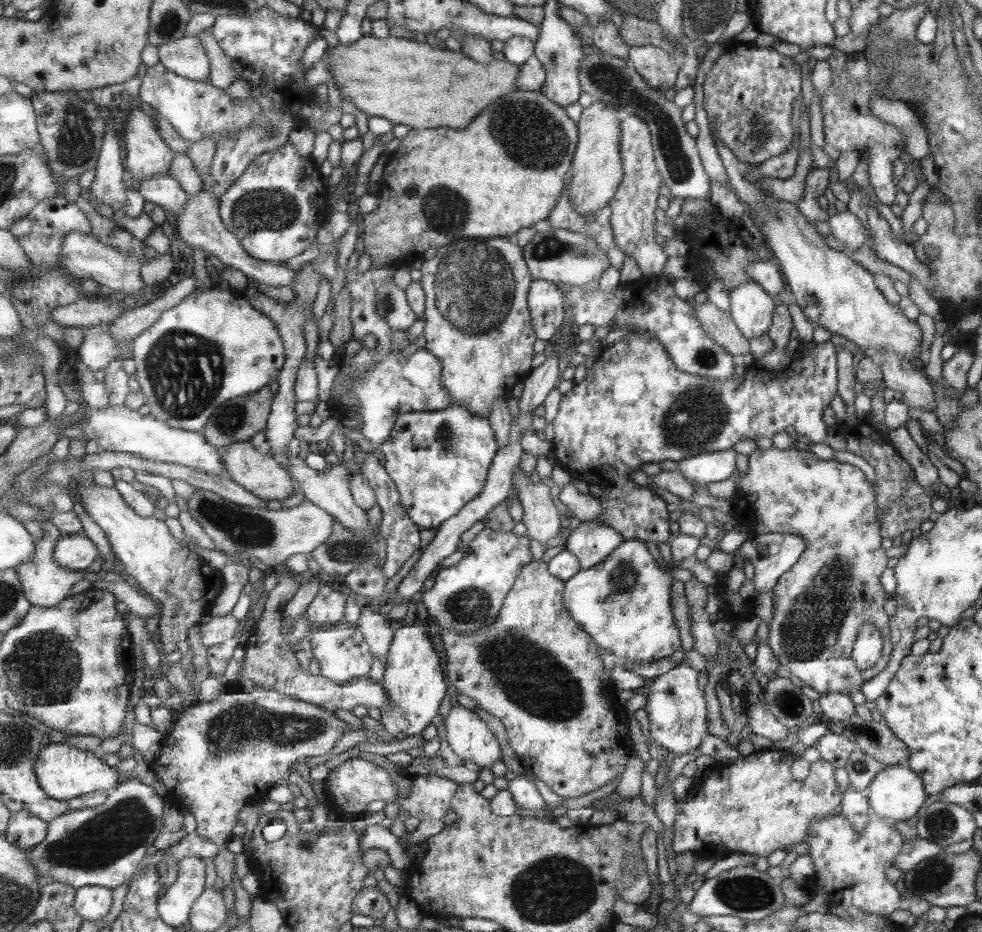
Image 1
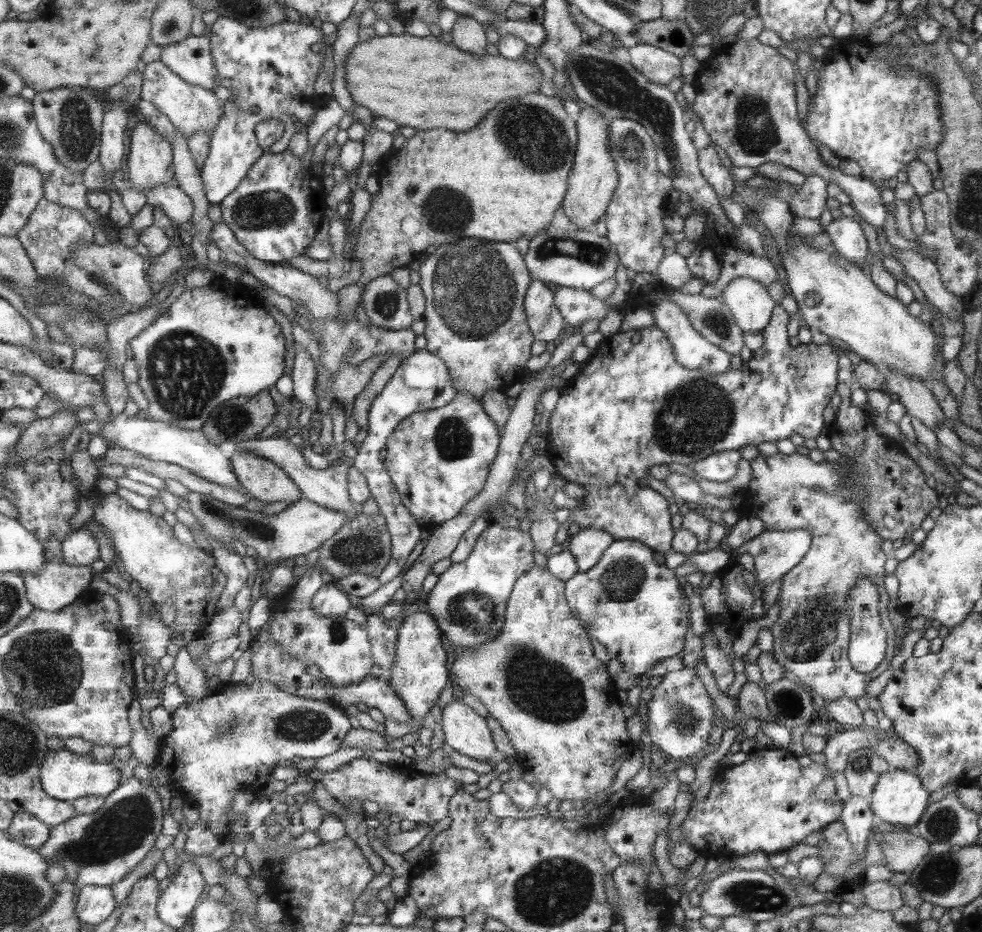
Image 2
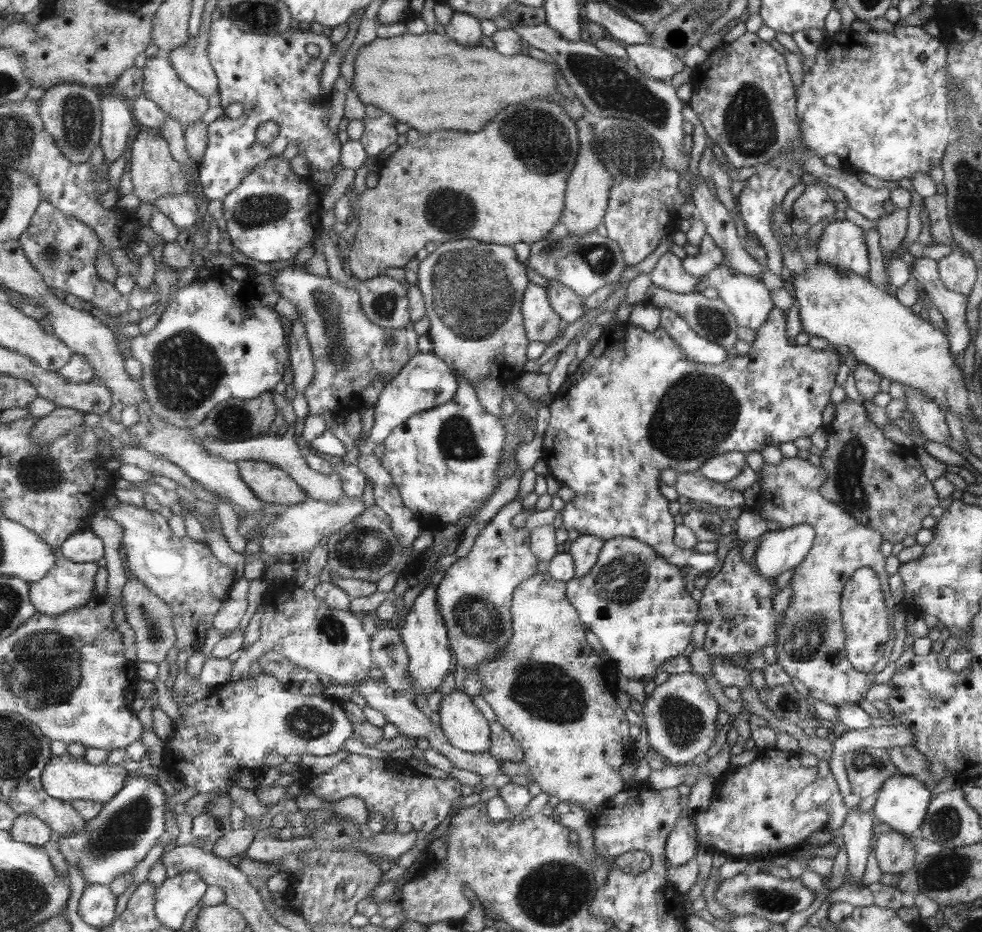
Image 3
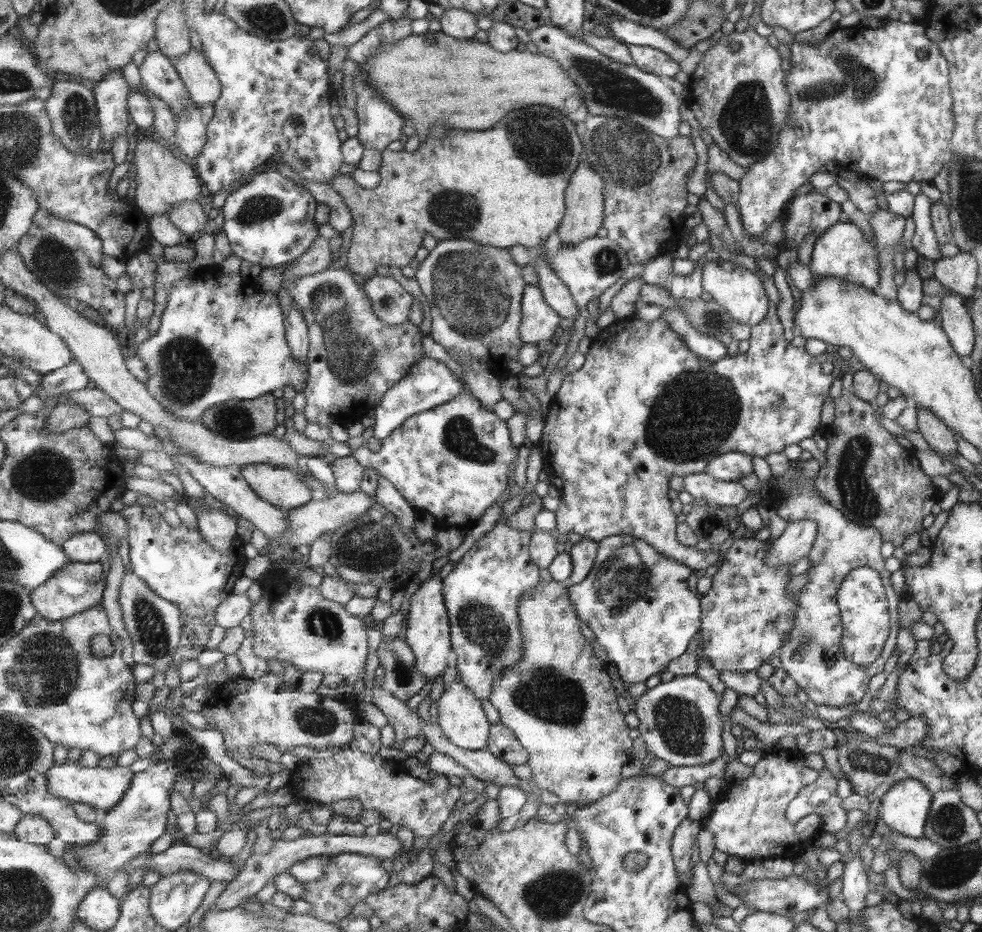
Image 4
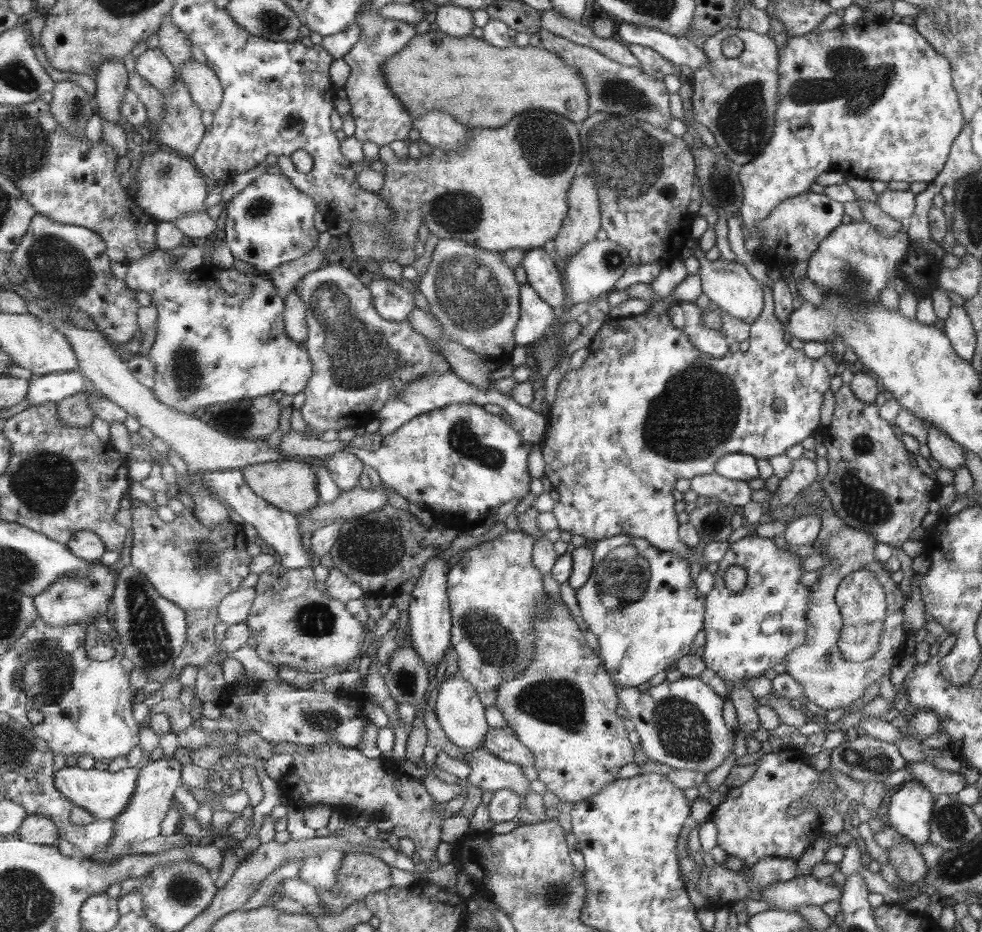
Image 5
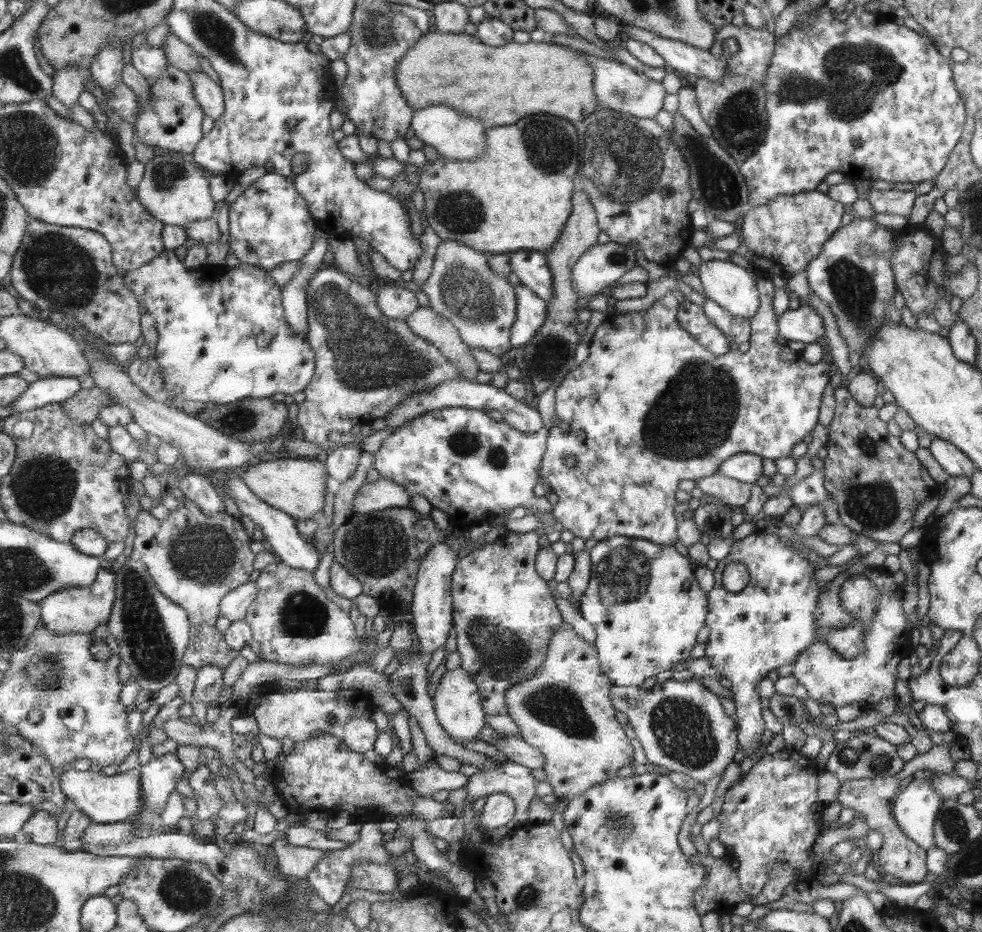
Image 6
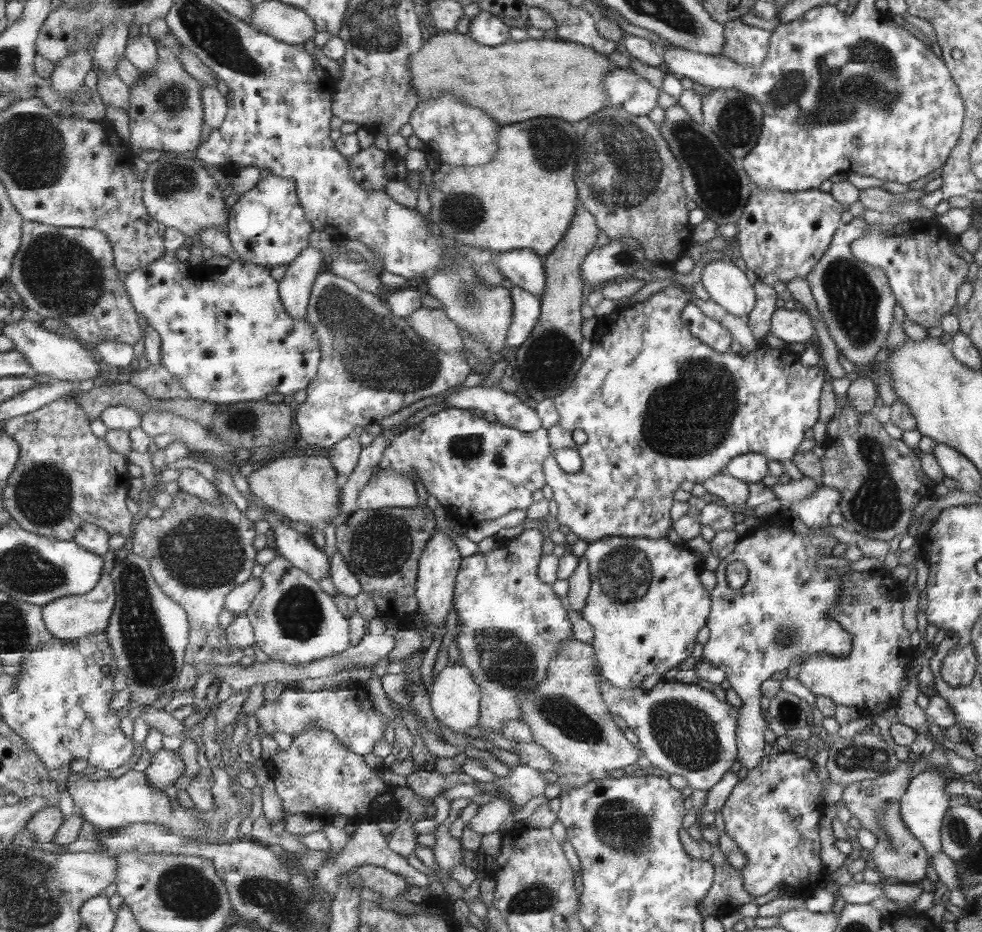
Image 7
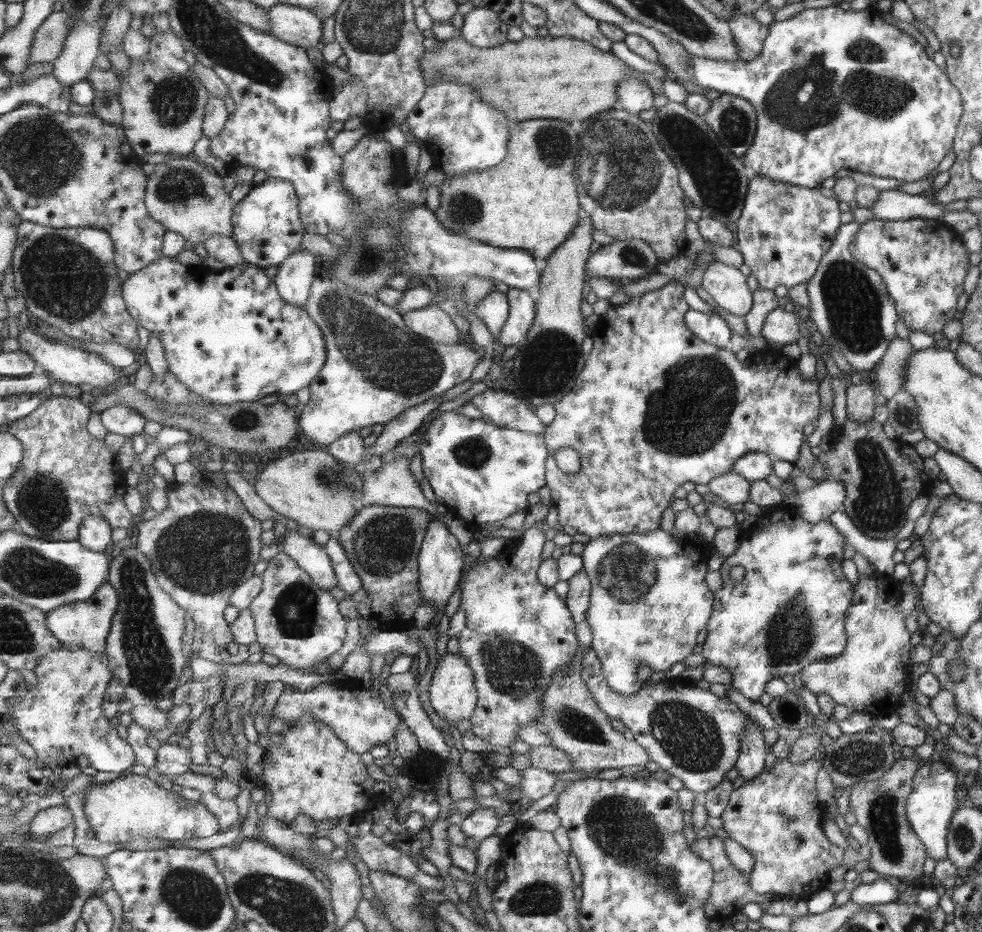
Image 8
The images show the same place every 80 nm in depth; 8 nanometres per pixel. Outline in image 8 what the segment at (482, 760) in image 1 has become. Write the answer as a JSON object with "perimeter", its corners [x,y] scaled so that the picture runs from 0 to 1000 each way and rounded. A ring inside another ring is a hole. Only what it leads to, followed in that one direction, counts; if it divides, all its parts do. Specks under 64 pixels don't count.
{"perimeter":[[[454,701],[449,705],[441,723],[437,744],[440,760],[447,768],[461,774],[462,777],[476,771],[480,775],[489,753],[483,719],[478,715],[476,707],[467,701]]]}

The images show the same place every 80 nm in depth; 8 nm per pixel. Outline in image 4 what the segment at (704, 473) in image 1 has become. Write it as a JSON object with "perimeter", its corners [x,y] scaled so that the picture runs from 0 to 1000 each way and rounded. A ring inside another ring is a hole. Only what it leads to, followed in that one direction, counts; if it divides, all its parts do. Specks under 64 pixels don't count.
{"perimeter":[[[742,484],[722,496],[717,506],[724,513],[736,517],[751,516],[756,511],[766,506],[765,489],[751,484]]]}

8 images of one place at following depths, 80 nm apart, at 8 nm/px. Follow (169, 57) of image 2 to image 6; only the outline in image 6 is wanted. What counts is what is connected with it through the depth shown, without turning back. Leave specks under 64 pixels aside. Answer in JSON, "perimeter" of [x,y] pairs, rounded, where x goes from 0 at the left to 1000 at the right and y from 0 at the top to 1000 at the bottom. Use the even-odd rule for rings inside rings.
{"perimeter":[[[195,77],[193,84],[197,87],[200,106],[208,117],[209,122],[217,127],[218,130],[227,126],[230,117],[230,107],[228,106],[226,90],[219,88],[209,77]]]}

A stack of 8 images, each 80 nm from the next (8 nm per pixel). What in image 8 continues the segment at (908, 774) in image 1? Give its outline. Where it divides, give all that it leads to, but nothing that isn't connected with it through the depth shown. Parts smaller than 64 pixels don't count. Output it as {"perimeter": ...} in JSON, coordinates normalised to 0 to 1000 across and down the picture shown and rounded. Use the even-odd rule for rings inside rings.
{"perimeter":[[[950,813],[946,822],[938,822],[929,835],[928,850],[923,854],[922,876],[928,891],[940,905],[944,921],[953,925],[964,918],[964,888],[966,877],[978,862],[975,851],[976,835],[973,826],[962,815]]]}

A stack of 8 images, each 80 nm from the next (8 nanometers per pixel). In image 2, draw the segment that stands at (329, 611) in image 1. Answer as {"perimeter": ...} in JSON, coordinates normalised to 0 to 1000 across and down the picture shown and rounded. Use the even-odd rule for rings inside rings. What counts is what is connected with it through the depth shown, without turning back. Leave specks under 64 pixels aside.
{"perimeter":[[[340,623],[331,626],[318,642],[321,657],[331,661],[352,661],[363,645]]]}

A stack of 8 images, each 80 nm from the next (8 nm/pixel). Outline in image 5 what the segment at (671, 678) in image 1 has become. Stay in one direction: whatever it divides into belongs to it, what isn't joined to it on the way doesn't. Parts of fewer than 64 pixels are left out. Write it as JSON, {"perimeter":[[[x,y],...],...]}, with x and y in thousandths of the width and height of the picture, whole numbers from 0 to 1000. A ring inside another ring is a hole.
{"perimeter":[[[695,726],[683,733],[676,730],[653,742],[647,737],[633,737],[629,746],[631,756],[646,777],[645,783],[659,814],[678,820],[682,825],[720,830],[740,811],[744,788],[734,773],[736,751],[713,729]]]}

